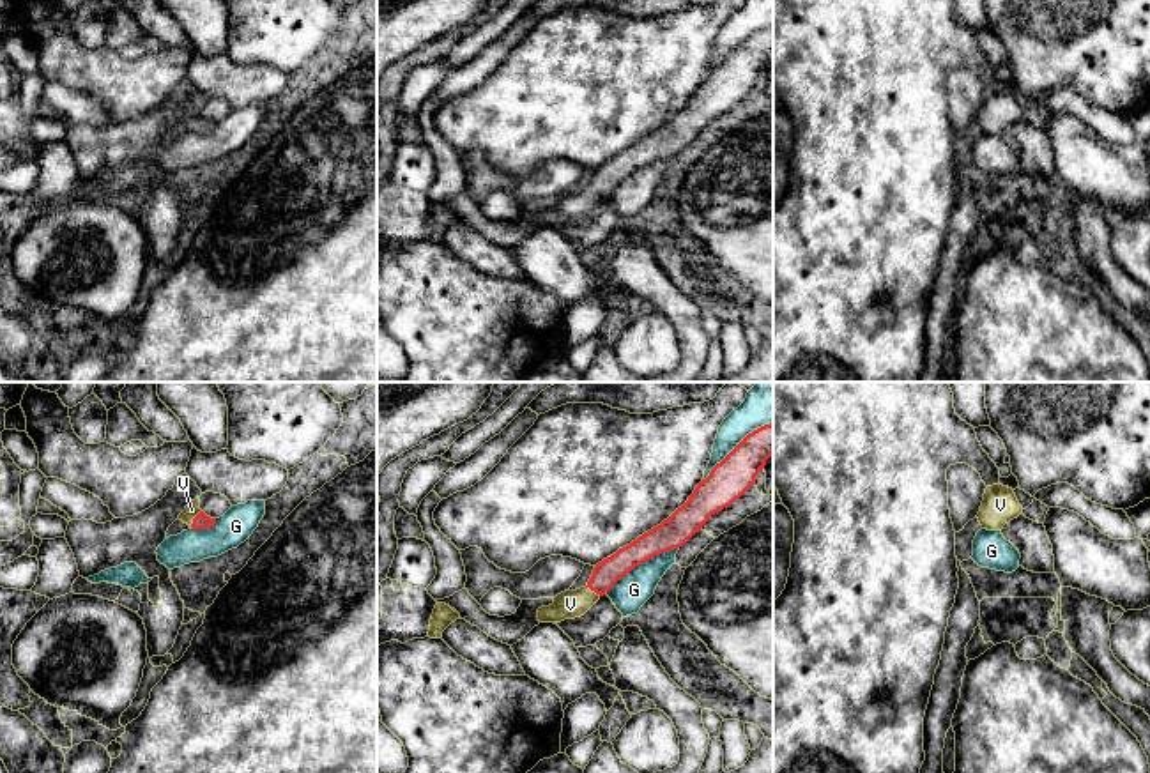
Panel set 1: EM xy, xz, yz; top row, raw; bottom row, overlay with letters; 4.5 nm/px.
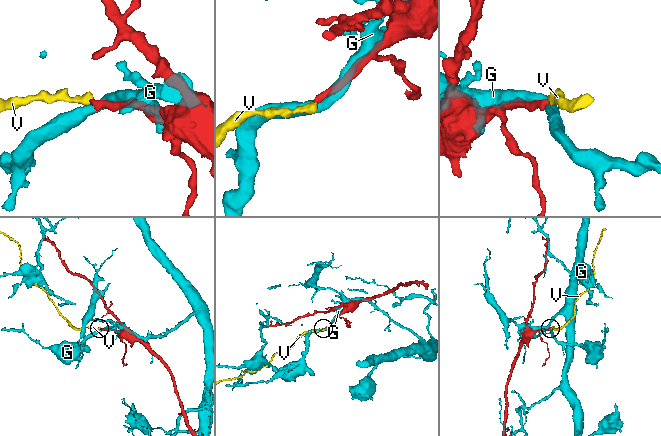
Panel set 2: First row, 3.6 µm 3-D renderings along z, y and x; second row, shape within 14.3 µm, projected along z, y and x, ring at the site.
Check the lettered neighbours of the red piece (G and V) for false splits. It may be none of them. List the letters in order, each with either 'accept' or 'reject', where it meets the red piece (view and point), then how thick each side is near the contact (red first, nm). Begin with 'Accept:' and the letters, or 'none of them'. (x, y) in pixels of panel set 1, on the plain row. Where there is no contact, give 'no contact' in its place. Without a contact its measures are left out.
Accept: V
G: reject; contact xz (641, 167); calibres 140 and 160 nm
V: accept; contact xy (193, 122); calibres 70 and 70 nm

